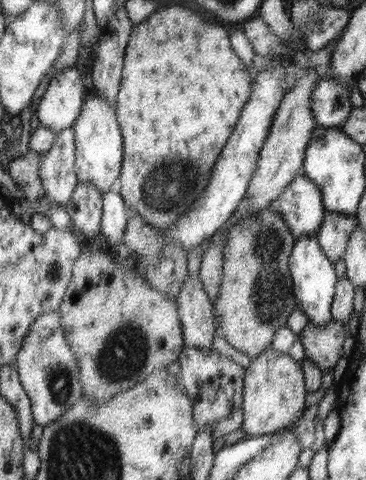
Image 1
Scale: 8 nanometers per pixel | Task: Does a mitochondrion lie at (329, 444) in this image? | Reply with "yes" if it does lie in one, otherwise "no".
no

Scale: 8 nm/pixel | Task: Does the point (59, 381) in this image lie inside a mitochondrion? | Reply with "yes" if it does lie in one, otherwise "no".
yes

